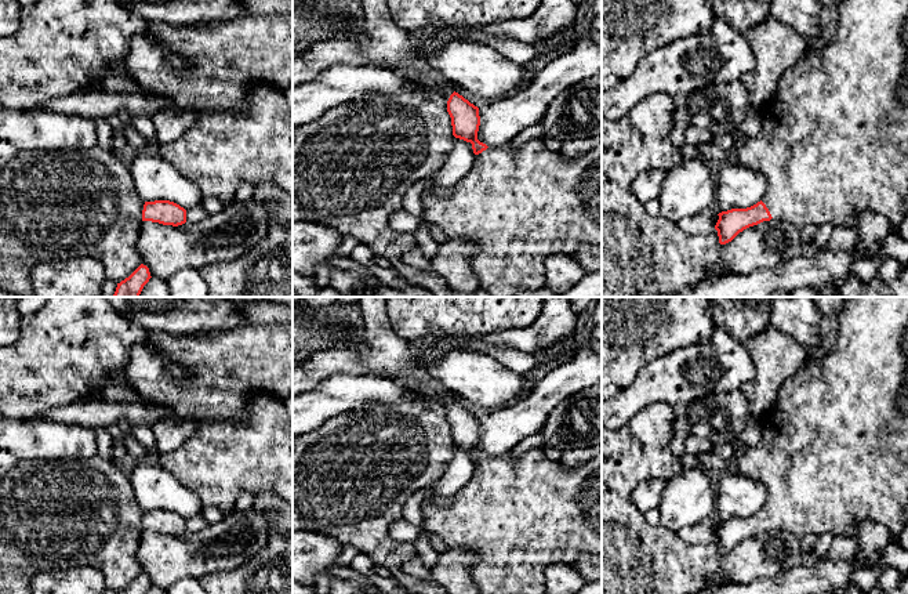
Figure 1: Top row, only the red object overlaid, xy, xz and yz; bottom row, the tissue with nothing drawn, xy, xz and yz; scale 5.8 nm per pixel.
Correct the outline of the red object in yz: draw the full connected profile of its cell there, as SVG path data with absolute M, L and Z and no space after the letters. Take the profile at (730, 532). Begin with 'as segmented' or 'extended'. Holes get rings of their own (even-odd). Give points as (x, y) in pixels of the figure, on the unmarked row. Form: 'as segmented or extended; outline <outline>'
extended; outline M846 297L843 311L838 315L838 340L832 349L811 363L805 362L798 372L785 380L774 406L760 419L760 423L763 428L762 442L755 448L738 443L731 470L763 483L767 497L763 508L756 514L718 524L715 539L720 554L731 551L744 539L771 528L787 529L799 537L807 533L853 537L857 525L865 519L885 525L896 540L904 530L908 508L908 297Z

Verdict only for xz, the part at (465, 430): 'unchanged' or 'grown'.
grown

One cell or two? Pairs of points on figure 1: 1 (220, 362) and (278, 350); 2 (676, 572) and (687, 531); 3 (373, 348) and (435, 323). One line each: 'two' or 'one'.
1: one
2: two
3: two

